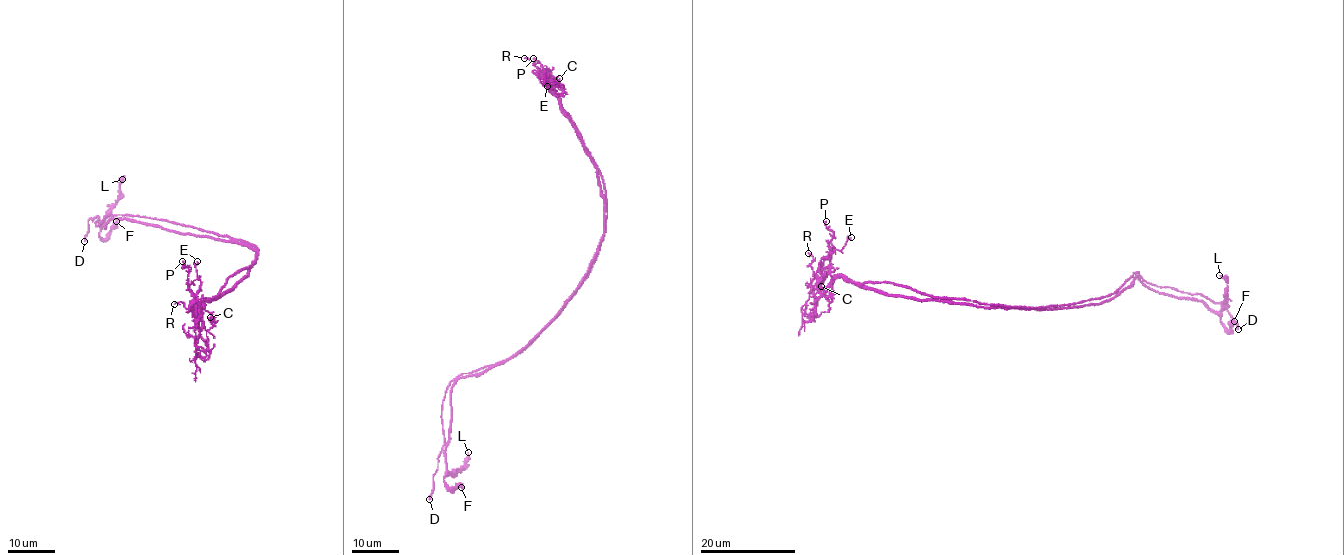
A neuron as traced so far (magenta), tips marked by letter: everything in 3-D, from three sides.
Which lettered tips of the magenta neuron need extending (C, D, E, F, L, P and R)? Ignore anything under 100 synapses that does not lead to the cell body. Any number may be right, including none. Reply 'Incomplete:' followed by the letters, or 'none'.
Incomplete: D

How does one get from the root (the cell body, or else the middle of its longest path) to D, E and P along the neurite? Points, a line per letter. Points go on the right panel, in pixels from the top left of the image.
D: (1041, 308), (1110, 295), (1135, 272), (1158, 286), (1202, 294), (1223, 303), (1238, 329)
E: (1041, 308), (918, 300), (880, 293), (841, 277), (834, 279), (832, 251), (840, 250), (851, 237)
P: (1041, 308), (918, 300), (880, 293), (841, 277), (834, 279), (829, 247), (833, 233), (826, 221)

